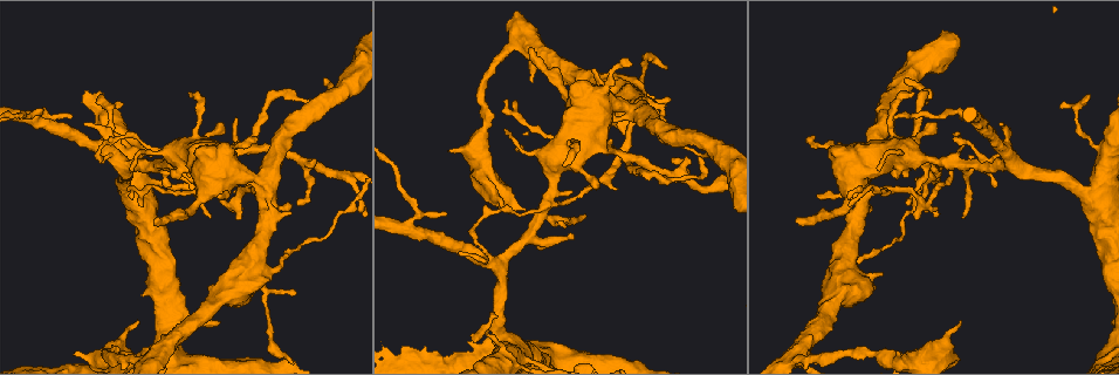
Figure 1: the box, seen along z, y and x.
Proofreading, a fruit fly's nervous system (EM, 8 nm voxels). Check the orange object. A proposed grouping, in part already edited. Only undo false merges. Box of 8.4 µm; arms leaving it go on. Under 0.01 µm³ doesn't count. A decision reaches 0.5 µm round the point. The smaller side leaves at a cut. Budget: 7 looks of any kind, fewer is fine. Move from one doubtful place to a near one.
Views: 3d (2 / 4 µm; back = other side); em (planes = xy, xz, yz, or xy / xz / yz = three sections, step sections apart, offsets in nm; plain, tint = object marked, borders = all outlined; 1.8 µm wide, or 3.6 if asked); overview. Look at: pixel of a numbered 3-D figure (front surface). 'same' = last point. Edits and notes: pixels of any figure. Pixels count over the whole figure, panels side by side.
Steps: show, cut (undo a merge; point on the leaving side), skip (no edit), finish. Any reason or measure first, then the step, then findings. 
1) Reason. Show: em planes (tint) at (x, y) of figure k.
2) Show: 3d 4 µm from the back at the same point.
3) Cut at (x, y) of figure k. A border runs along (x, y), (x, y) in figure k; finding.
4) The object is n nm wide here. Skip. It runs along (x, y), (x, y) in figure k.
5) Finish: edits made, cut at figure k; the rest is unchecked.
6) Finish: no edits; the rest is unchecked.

Sharp bend. Show: em xy step 16 (borders) at (268, 273) of figure 1.

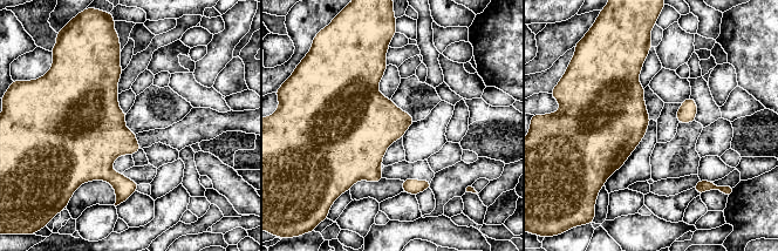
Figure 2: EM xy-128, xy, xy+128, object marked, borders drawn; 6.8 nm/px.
Skip. Continuous, no second neuron.

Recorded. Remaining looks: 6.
Show: em planes (borders) at (265, 194) of figure 1.

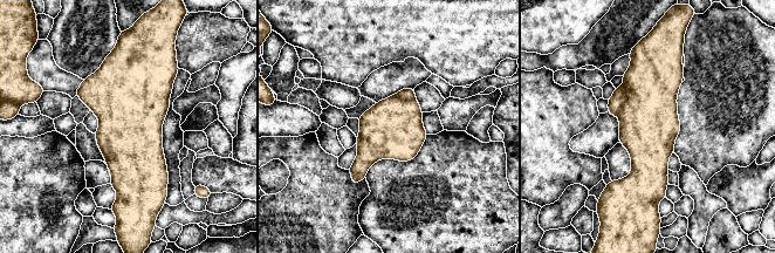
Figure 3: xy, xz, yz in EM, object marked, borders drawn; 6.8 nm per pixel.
The object is 400 nm wide here. Cut at (649, 124) of figure 3. A border runs along (622, 86), (626, 100), (617, 115) in figure 3; a second neuron is stuck on.

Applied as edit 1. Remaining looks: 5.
See it whole again. Show: overview.

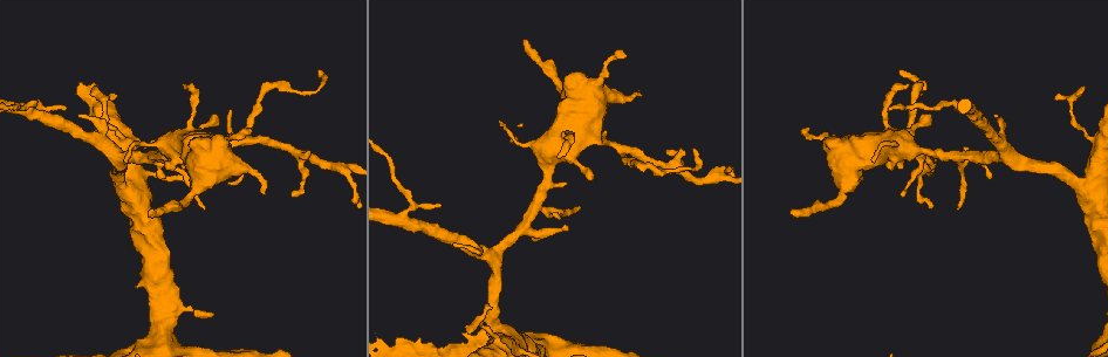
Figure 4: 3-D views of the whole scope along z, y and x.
Sudden change in width. Show: em planes (plain) at (548, 177) of figure 4.

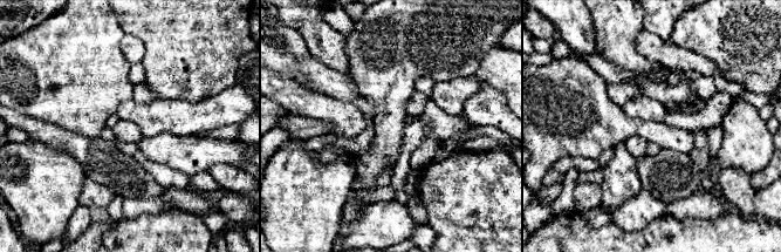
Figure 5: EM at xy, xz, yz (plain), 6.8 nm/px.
Show: em planes (tint) at the same point.

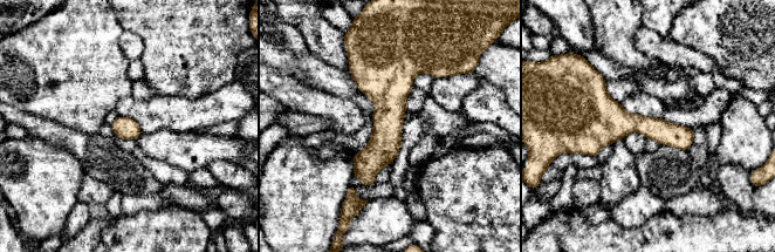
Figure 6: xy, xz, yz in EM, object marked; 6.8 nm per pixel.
Skip. Continuous, no second neuron.

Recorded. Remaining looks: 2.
Finish: edits made, cut at figure 3; the rest is unchecked.

